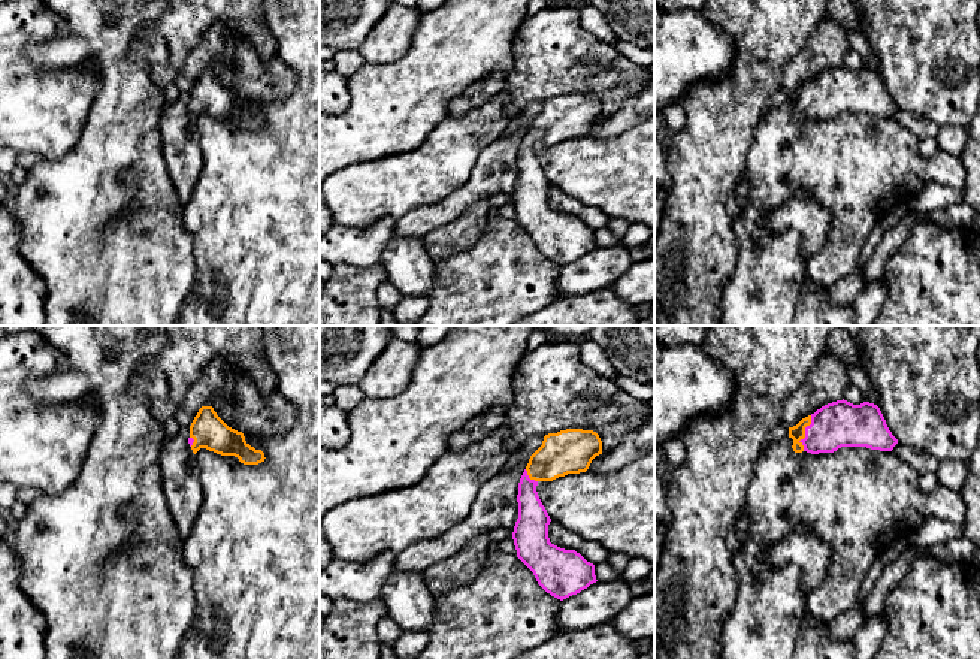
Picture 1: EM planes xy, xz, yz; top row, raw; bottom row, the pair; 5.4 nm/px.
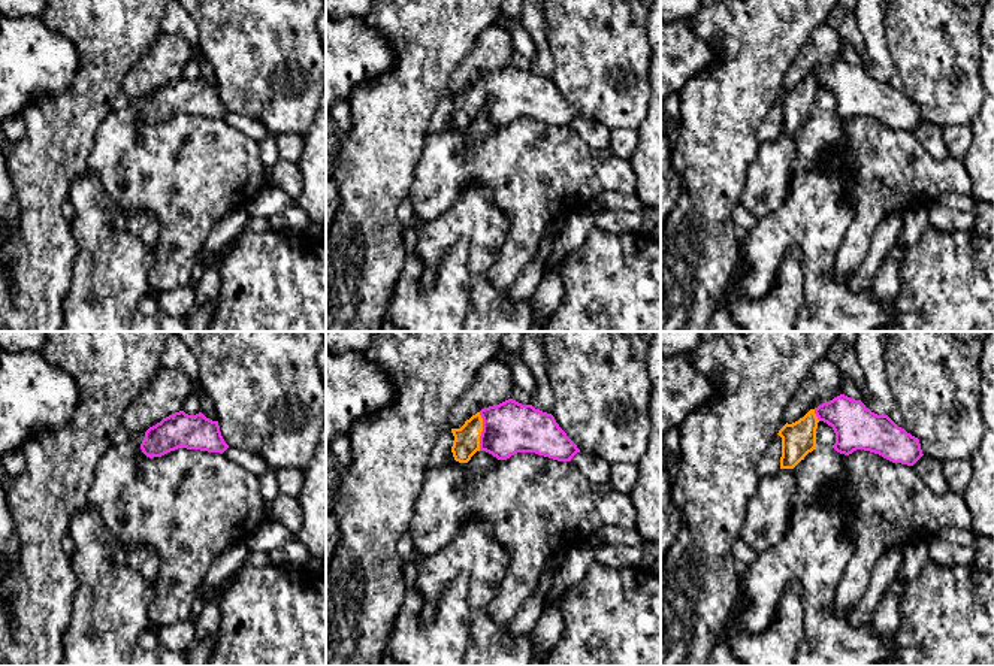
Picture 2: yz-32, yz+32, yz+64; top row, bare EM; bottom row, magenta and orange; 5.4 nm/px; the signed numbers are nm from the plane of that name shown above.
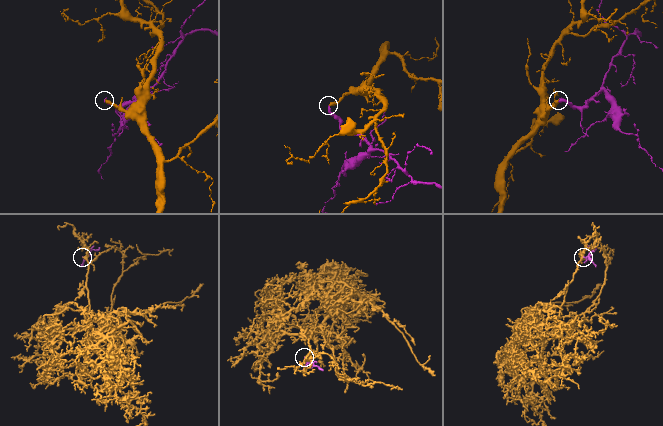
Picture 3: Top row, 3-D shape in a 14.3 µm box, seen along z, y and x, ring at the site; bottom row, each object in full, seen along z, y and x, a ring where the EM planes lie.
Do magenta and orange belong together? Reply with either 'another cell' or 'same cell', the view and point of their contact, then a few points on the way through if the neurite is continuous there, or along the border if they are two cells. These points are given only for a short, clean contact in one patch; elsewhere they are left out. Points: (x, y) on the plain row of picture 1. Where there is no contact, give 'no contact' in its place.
same cell | yz (805, 99) | across yz (837, 90), (823, 97), (805, 99), (796, 97)

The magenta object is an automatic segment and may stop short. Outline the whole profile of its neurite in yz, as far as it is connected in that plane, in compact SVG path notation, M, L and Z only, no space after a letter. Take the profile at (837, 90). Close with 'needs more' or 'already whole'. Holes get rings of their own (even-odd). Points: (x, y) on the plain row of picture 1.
M837 66L789 93L795 118L834 118L841 112L892 117L898 105L889 96L880 73L863 67Z | needs more

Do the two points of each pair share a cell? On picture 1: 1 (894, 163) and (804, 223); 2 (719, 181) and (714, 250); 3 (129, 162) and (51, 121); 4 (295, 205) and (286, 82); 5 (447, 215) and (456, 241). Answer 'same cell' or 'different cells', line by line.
1: different cells
2: same cell
3: different cells
4: different cells
5: different cells

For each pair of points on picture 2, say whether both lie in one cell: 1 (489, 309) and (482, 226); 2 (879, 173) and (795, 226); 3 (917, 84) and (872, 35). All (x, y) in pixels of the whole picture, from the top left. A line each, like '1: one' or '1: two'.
1: one
2: two
3: two

